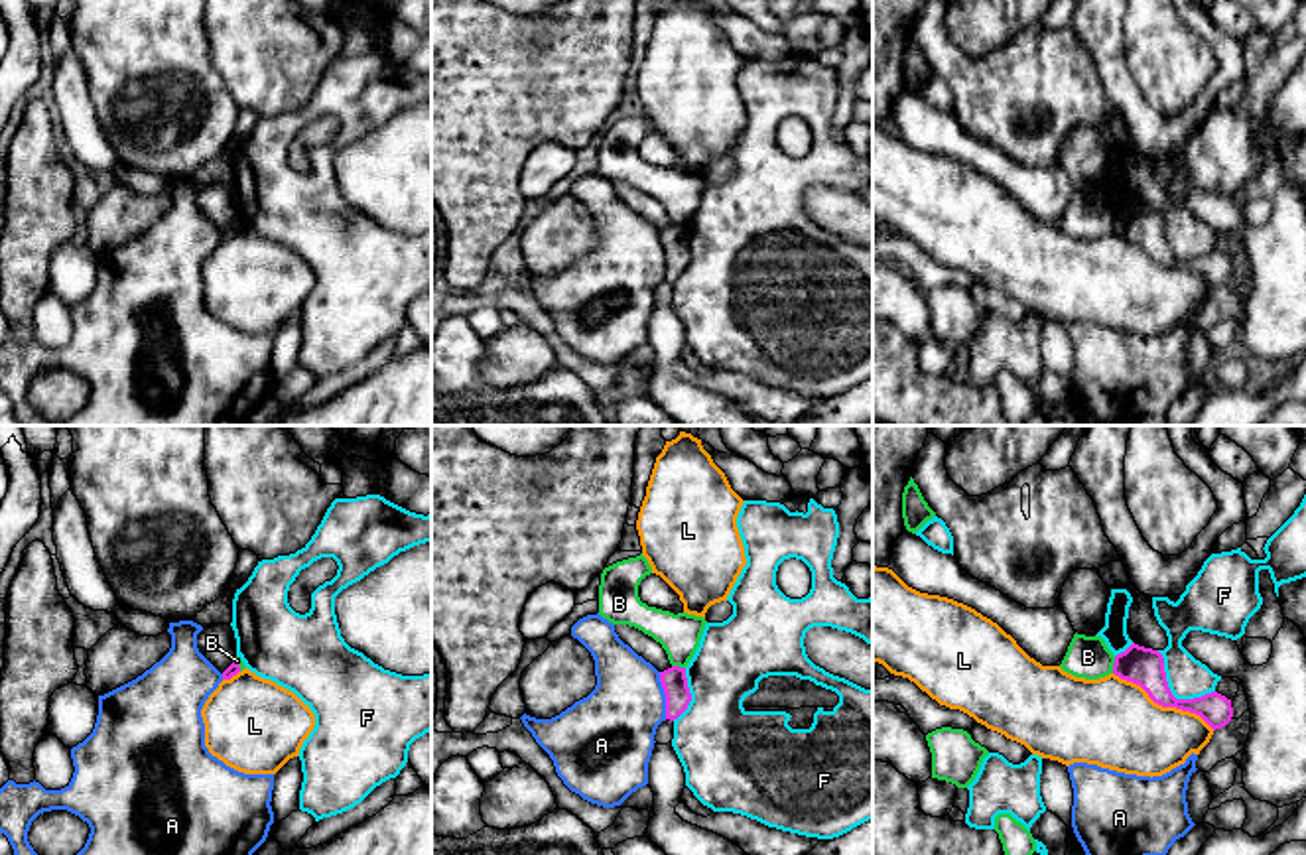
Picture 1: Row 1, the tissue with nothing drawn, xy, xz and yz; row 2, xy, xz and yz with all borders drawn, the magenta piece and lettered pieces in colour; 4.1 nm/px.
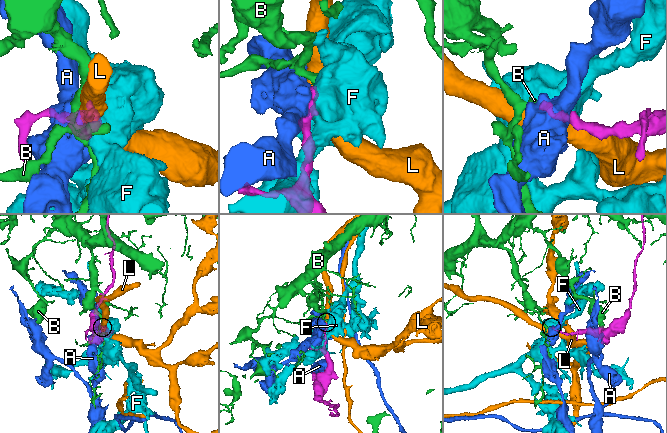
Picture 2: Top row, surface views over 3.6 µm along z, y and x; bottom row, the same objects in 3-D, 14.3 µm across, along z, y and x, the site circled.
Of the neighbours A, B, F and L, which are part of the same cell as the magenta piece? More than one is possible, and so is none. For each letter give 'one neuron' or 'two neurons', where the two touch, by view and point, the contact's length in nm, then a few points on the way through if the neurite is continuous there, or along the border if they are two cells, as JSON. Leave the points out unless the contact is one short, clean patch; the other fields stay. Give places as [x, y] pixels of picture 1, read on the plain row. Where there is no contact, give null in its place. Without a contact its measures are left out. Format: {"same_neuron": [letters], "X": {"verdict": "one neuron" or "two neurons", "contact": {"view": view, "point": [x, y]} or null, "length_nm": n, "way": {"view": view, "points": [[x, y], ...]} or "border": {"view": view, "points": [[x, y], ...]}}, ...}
{"same_neuron": [], "A": {"verdict": "two neurons", "contact": {"view": "xz", "point": [666, 255]}, "length_nm": 190}, "B": {"verdict": "two neurons", "contact": {"view": "yz", "point": [1113, 223]}, "length_nm": 70, "border": {"view": "yz", "points": [[1115, 215], [1111, 231]]}}, "F": {"verdict": "two neurons", "contact": {"view": "yz", "point": [1171, 253]}, "length_nm": 300, "border": {"view": "yz", "points": [[1157, 209], [1165, 221], [1167, 245], [1176, 257], [1214, 251]]}}, "L": {"verdict": "two neurons", "contact": {"view": "yz", "point": [1165, 264]}, "length_nm": 480, "border": {"view": "yz", "points": [[1113, 231], [1135, 241], [1163, 264], [1198, 272], [1214, 288]]}}}

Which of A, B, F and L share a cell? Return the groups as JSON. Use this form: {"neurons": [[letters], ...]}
{"neurons": [["A"], ["B"], ["F"], ["L"]]}

